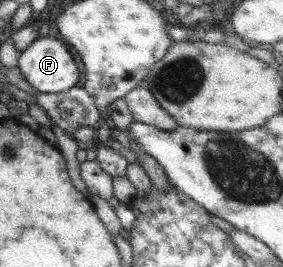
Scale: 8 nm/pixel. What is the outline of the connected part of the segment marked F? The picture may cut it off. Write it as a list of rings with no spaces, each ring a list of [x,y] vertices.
[[[45,36],[37,38],[33,43],[19,54],[17,67],[25,81],[37,92],[42,94],[57,94],[74,88],[81,72],[71,56],[69,47],[60,40]]]

